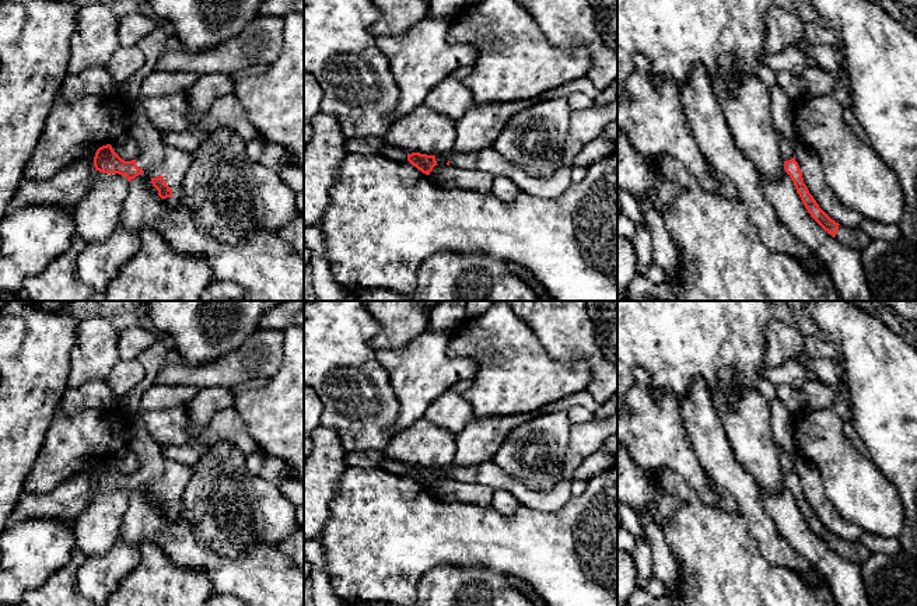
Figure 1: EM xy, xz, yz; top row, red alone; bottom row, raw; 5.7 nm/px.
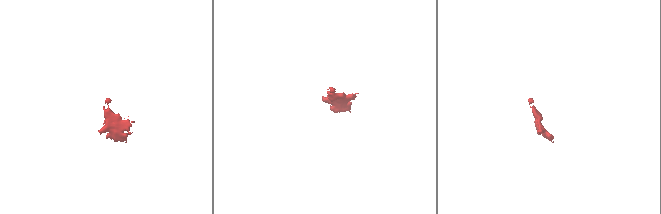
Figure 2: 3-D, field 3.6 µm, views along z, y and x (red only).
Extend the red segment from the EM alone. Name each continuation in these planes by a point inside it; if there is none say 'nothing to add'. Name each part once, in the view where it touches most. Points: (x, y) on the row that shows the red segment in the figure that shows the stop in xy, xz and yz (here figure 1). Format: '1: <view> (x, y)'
1: xy (156, 158)
2: xy (66, 188)

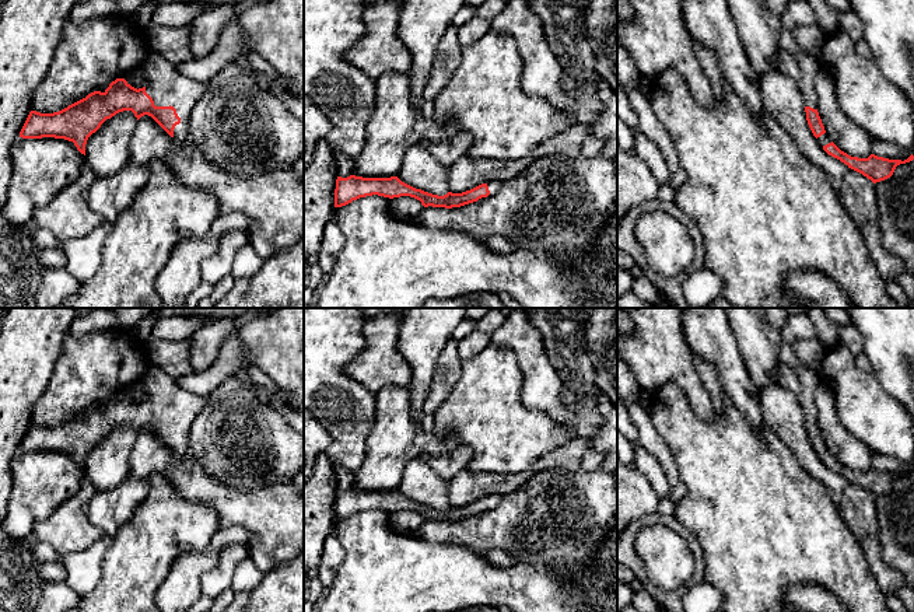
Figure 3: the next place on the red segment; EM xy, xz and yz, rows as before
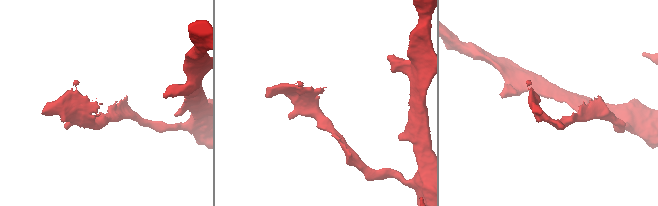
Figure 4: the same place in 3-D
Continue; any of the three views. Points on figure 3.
1: xy (167, 87)

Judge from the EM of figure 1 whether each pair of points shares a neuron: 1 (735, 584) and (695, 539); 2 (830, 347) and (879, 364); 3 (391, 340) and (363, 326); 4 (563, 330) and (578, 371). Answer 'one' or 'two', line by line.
1: one
2: two
3: two
4: two

